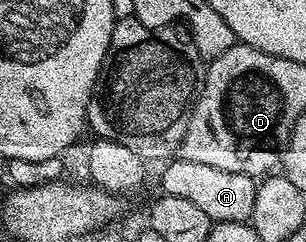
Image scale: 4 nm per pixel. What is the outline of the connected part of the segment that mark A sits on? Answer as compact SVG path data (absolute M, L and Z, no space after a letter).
M177 156L168 163L169 166L161 174L161 190L171 196L179 196L179 200L191 200L214 224L218 222L249 222L253 217L255 208L255 196L257 195L258 183L248 174L239 172L223 172L219 168L211 168L211 164L195 164L195 160Z

